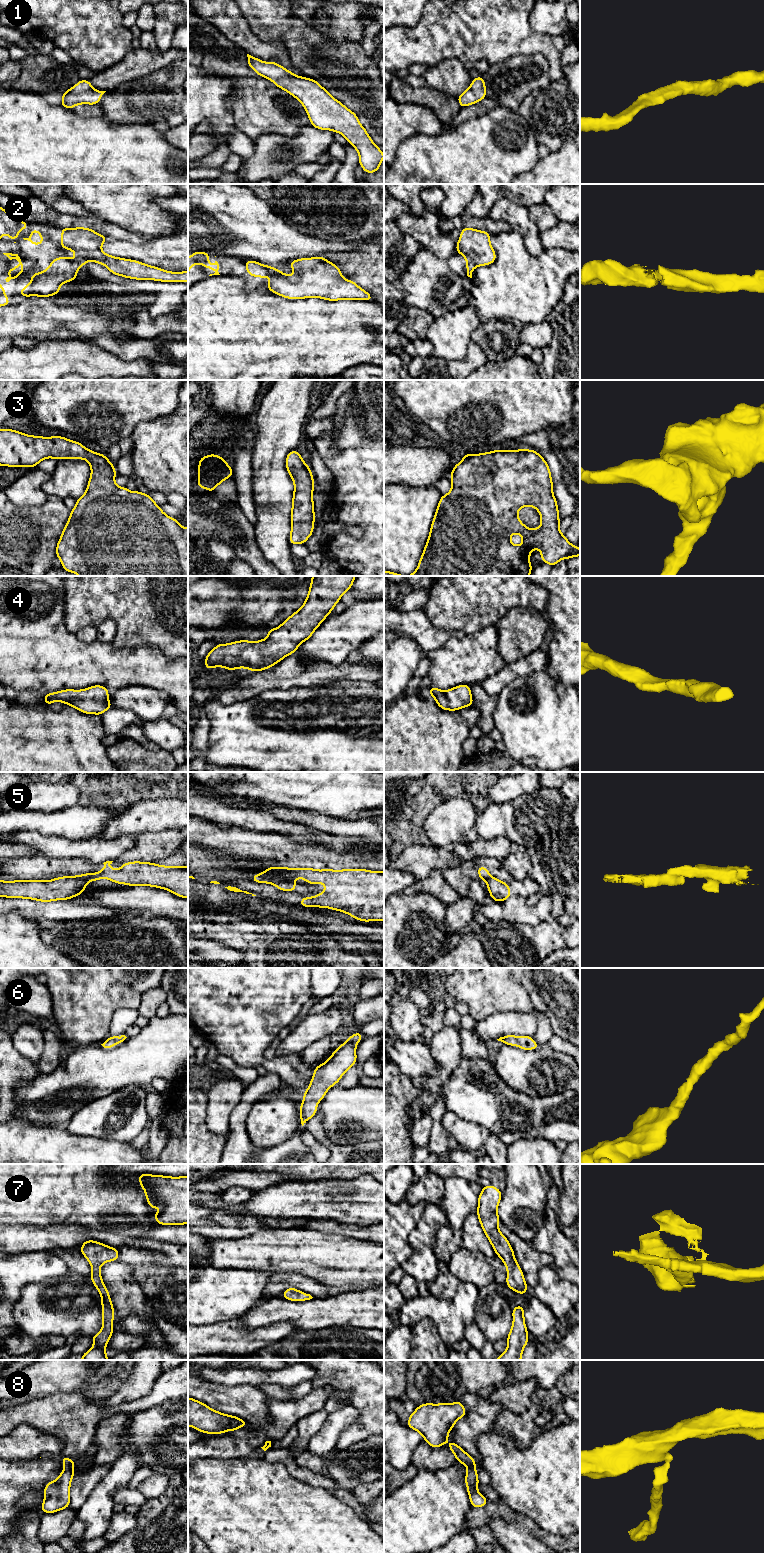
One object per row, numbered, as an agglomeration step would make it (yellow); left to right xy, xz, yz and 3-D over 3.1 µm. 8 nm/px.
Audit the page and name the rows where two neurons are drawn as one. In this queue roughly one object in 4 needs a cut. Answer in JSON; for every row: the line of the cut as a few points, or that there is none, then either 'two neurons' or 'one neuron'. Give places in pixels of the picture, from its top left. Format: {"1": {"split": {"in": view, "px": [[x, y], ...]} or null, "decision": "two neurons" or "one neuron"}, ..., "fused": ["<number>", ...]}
{"1": {"split": null, "decision": "one neuron"}, "2": {"split": null, "decision": "one neuron"}, "3": {"split": null, "decision": "one neuron"}, "4": {"split": null, "decision": "one neuron"}, "5": {"split": {"in": "xz", "px": [[263, 872], [292, 881]]}, "decision": "two neurons"}, "6": {"split": null, "decision": "one neuron"}, "7": {"split": null, "decision": "one neuron"}, "8": {"split": null, "decision": "one neuron"}, "fused": ["5"]}

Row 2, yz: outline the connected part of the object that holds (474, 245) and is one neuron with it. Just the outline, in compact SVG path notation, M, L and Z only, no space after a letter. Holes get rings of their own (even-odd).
M463 227L456 252L467 260L466 270L470 278L476 266L490 265L496 260L496 253L490 244L490 234L473 228Z

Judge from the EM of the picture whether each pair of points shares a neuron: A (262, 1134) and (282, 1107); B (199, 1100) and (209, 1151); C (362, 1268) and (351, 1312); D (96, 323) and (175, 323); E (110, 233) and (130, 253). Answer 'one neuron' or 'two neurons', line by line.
A: one neuron
B: one neuron
C: two neurons
D: two neurons
E: two neurons

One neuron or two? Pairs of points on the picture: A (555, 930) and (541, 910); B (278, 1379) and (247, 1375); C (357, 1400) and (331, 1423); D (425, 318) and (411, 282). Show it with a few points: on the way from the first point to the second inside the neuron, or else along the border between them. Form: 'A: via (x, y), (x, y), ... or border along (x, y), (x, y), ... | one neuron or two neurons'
A: border along (550, 919), (539, 921), (535, 925), (525, 924) | two neurons
B: via (270, 1378), (255, 1377) | one neuron
C: border along (347, 1401), (358, 1412), (358, 1418), (348, 1428) | two neurons
D: border along (408, 306), (422, 308), (435, 317) | two neurons

